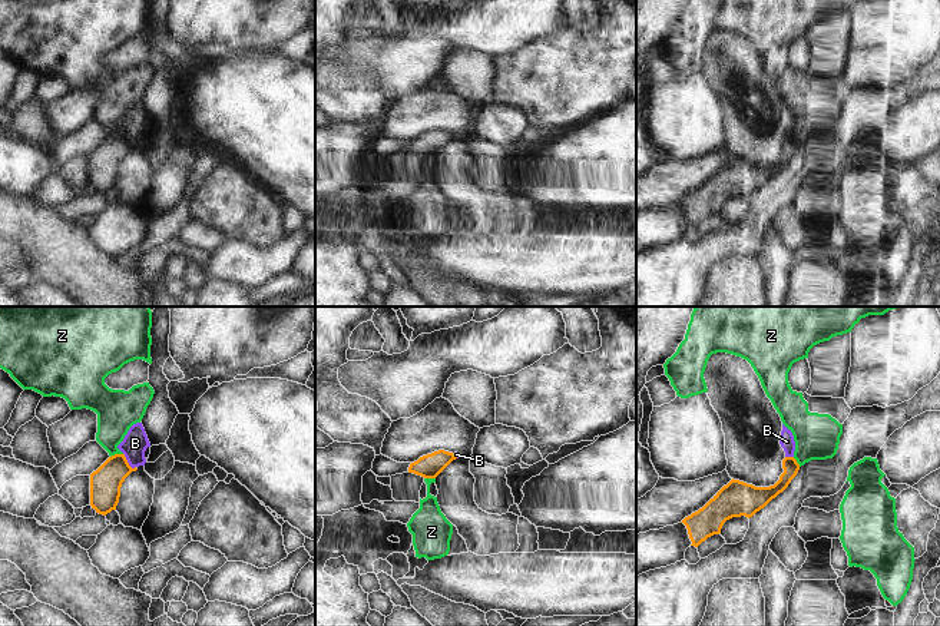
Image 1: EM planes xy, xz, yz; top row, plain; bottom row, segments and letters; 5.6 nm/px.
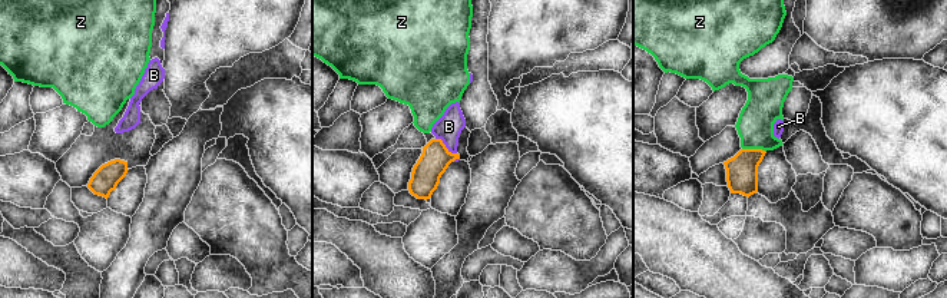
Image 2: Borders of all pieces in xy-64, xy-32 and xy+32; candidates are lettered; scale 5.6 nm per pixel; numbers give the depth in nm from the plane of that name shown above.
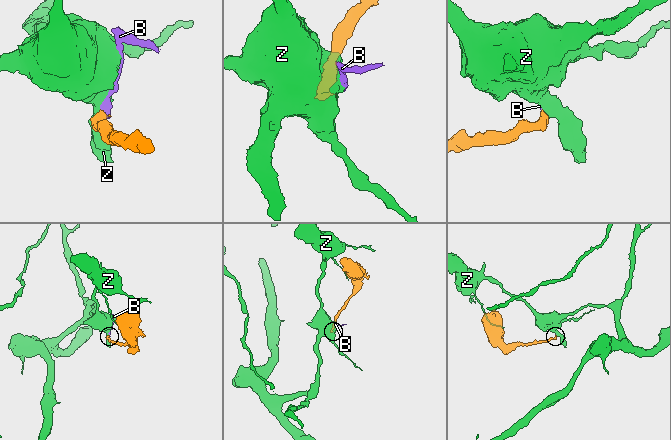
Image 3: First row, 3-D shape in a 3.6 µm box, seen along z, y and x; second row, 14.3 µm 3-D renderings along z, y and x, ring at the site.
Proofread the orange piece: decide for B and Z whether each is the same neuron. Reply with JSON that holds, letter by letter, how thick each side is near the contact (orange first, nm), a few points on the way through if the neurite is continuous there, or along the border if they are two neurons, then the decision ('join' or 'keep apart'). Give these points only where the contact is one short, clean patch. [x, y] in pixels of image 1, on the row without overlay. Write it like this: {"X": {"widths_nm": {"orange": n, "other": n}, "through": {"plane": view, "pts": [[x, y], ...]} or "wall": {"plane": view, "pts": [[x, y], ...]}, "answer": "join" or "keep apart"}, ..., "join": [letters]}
{"B": {"widths_nm": {"orange": 180, "other": 140}, "through": {"plane": "xy", "pts": [[105, 162], [126, 141], [133, 133], [135, 122]]}, "answer": "join"}, "Z": {"widths_nm": {"orange": 180, "other": 240}, "wall": {"plane": "xy", "pts": [[122, 132], [115, 132], [111, 136]]}, "answer": "keep apart"}, "join": ["B"]}

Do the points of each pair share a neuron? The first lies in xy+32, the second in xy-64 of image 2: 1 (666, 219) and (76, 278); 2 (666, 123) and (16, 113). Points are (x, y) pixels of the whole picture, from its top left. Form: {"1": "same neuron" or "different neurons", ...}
{"1": "same neuron", "2": "different neurons"}

